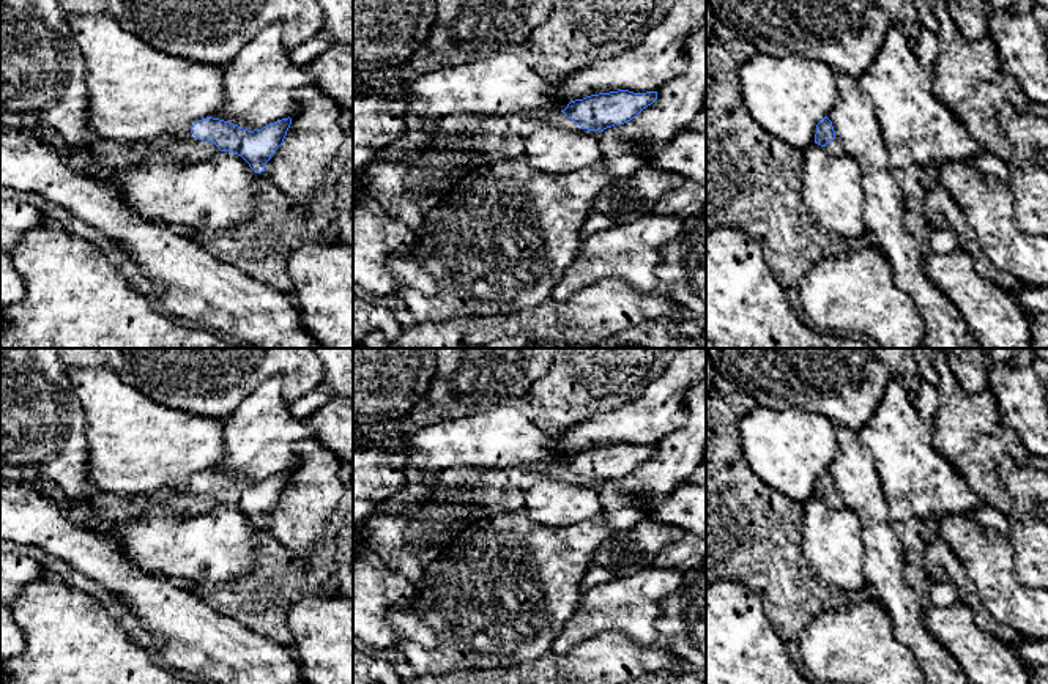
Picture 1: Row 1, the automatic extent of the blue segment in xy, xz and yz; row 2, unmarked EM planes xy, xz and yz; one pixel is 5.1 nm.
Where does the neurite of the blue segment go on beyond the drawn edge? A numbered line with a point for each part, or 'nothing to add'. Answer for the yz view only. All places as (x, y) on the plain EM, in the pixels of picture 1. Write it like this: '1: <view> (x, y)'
1: yz (834, 501)

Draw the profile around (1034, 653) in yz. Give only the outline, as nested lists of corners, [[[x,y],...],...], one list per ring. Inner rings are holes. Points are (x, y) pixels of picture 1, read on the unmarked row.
[[[1023,640],[1021,643],[1015,643],[1012,649],[1031,668],[1048,665],[1048,641]]]

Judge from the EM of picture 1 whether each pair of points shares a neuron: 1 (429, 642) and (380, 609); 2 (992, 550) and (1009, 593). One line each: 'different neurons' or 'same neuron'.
1: same neuron
2: same neuron

